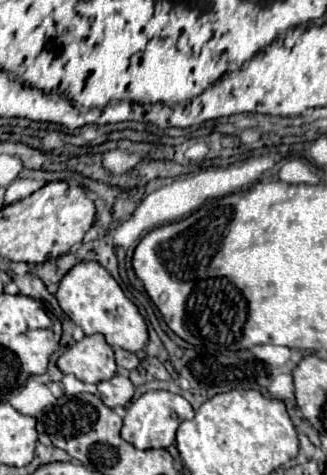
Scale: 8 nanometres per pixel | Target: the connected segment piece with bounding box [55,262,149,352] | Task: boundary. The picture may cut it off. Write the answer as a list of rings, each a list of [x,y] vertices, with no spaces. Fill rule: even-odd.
[[[79,262],[75,264],[59,284],[57,300],[63,312],[89,334],[103,334],[109,346],[123,348],[127,352],[139,352],[145,348],[149,334],[143,316],[137,306],[125,296],[115,278],[99,262]]]

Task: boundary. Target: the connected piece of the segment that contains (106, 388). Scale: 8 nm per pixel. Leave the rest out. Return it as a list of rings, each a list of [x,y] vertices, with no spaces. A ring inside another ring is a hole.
[[[115,374],[111,380],[99,382],[97,388],[99,388],[101,400],[103,400],[109,408],[127,406],[127,404],[131,402],[133,394],[135,394],[133,382],[131,382],[127,376],[121,376],[121,374]]]

